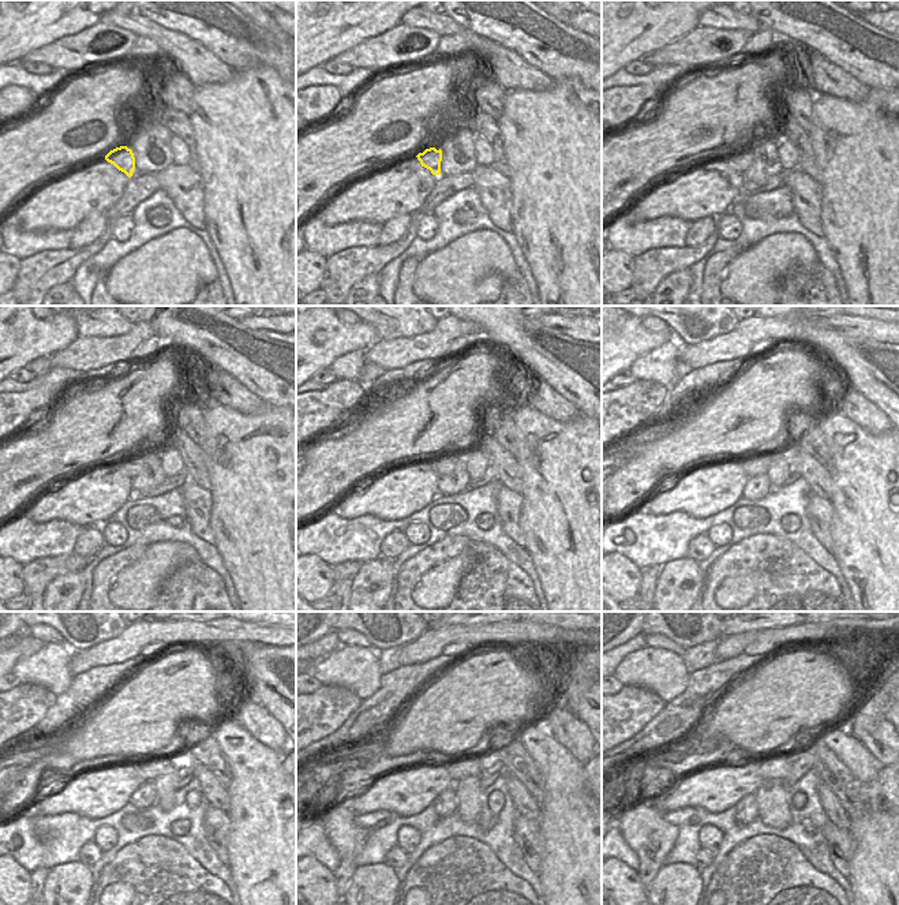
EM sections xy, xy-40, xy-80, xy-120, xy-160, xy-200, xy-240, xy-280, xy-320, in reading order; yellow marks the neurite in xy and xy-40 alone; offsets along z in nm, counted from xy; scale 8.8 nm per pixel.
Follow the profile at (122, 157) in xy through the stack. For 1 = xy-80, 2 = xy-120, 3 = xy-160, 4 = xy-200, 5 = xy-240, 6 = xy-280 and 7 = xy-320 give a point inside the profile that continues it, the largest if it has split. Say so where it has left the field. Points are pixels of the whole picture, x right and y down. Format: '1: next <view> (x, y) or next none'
1: next xy-80 (740, 160)
2: next xy-120 (134, 466)
3: next xy-160 (445, 464)
4: next xy-200 (756, 464)
5: next xy-240 (150, 769)
6: next xy-280 (460, 769)
7: next xy-320 (776, 766)

